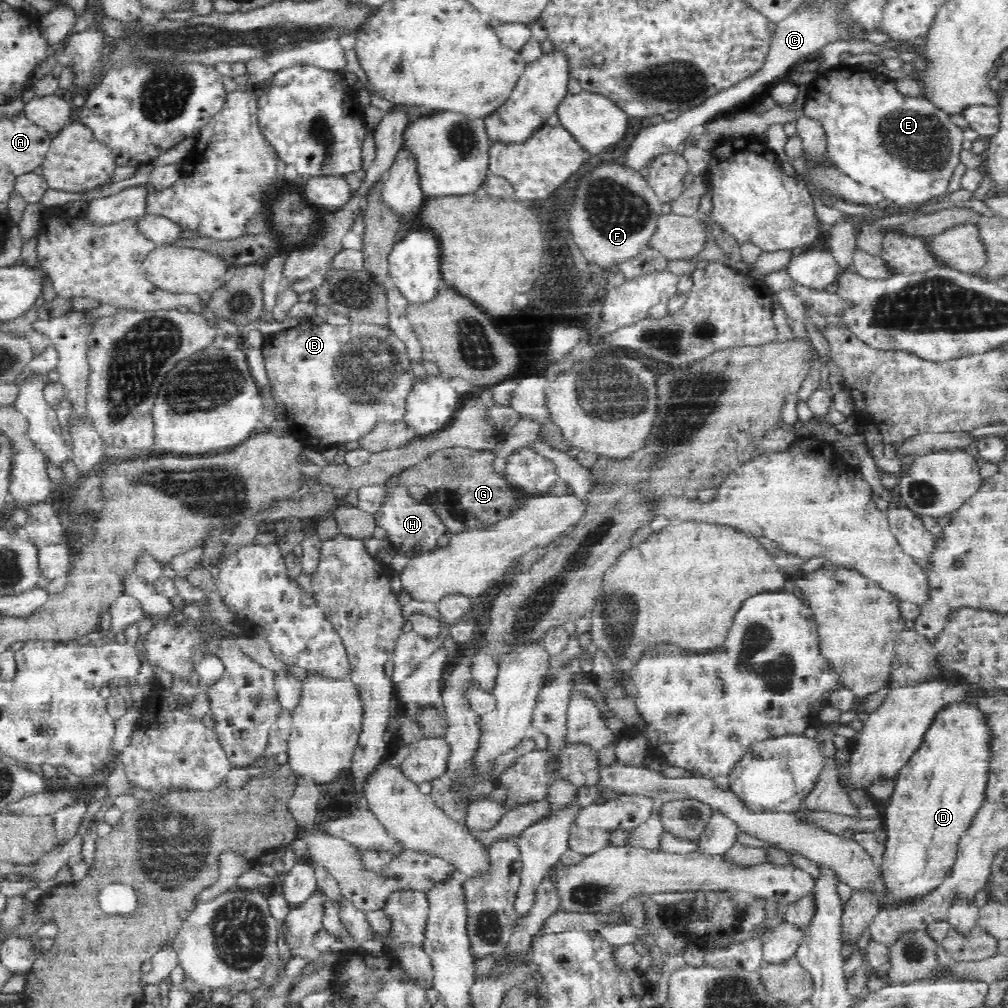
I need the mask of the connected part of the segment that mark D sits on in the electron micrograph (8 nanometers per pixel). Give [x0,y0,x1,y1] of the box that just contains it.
[882,702,990,907]

